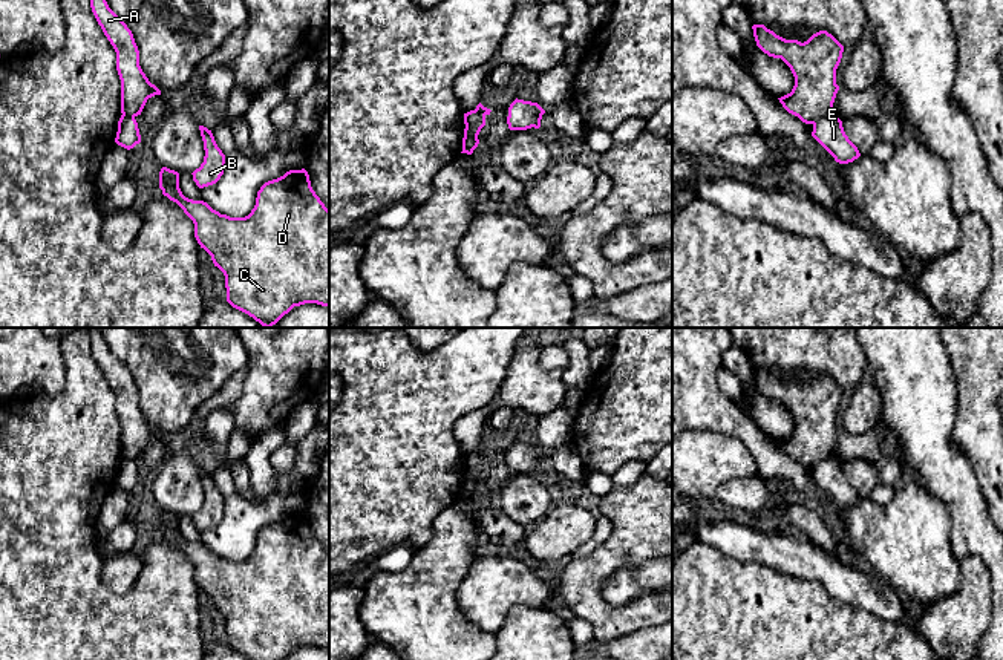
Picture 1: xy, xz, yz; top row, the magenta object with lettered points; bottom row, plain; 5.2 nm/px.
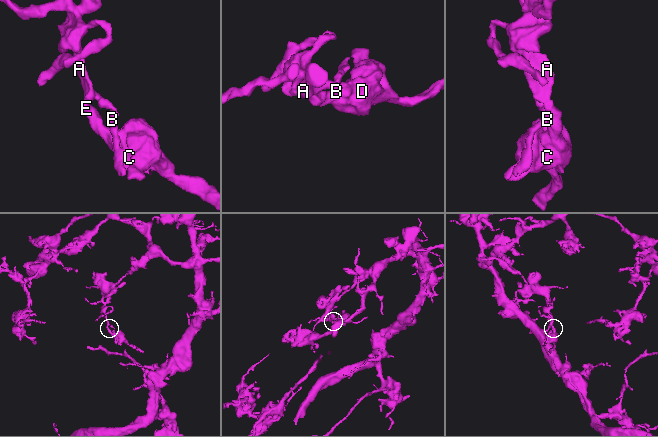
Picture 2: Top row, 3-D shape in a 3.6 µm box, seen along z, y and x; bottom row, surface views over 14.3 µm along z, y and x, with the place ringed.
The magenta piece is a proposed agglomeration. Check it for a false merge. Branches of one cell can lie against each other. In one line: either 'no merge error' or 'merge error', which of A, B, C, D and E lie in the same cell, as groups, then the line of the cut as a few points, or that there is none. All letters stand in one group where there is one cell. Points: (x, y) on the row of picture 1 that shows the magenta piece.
merge error; groups A B / C D E; cut yz (832, 111), (812, 123)

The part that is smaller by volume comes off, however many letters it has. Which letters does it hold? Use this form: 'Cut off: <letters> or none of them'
Cut off: C, D, E

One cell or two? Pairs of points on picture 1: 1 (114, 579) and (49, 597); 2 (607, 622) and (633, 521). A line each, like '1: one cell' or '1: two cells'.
1: two cells
2: one cell

